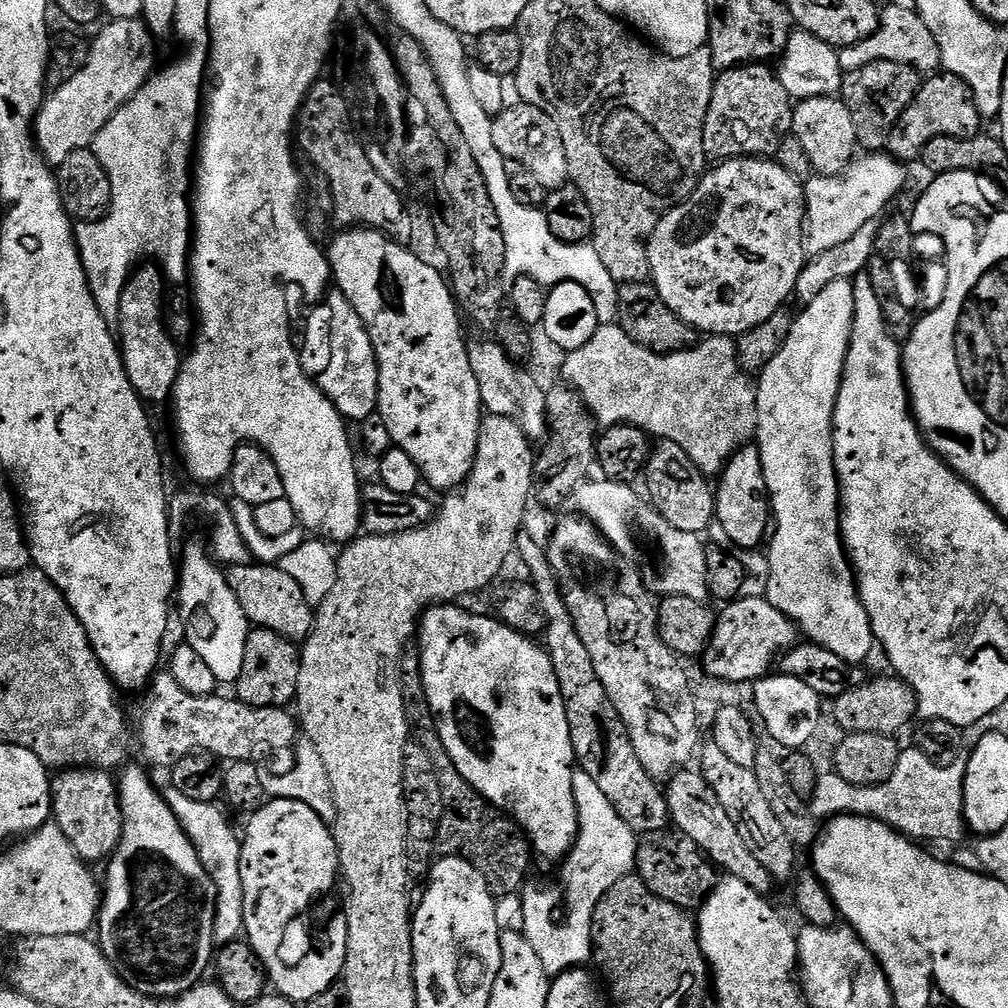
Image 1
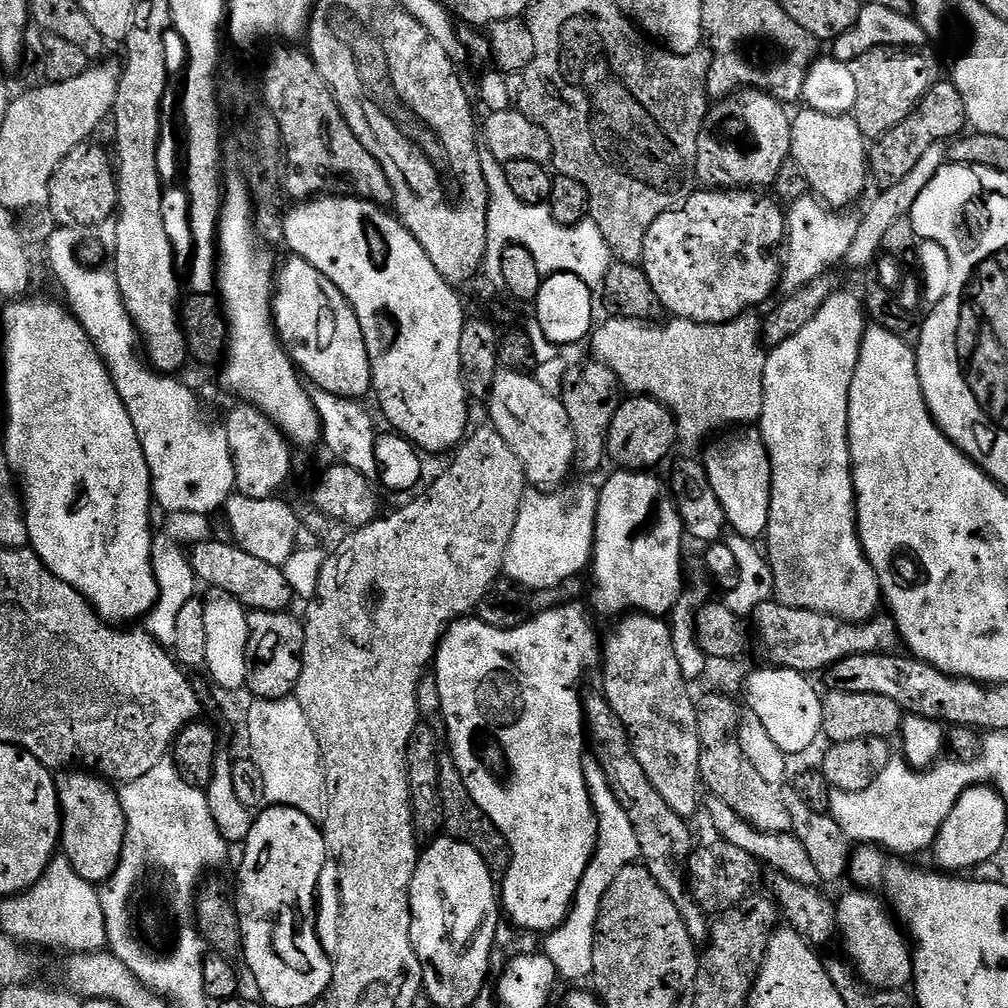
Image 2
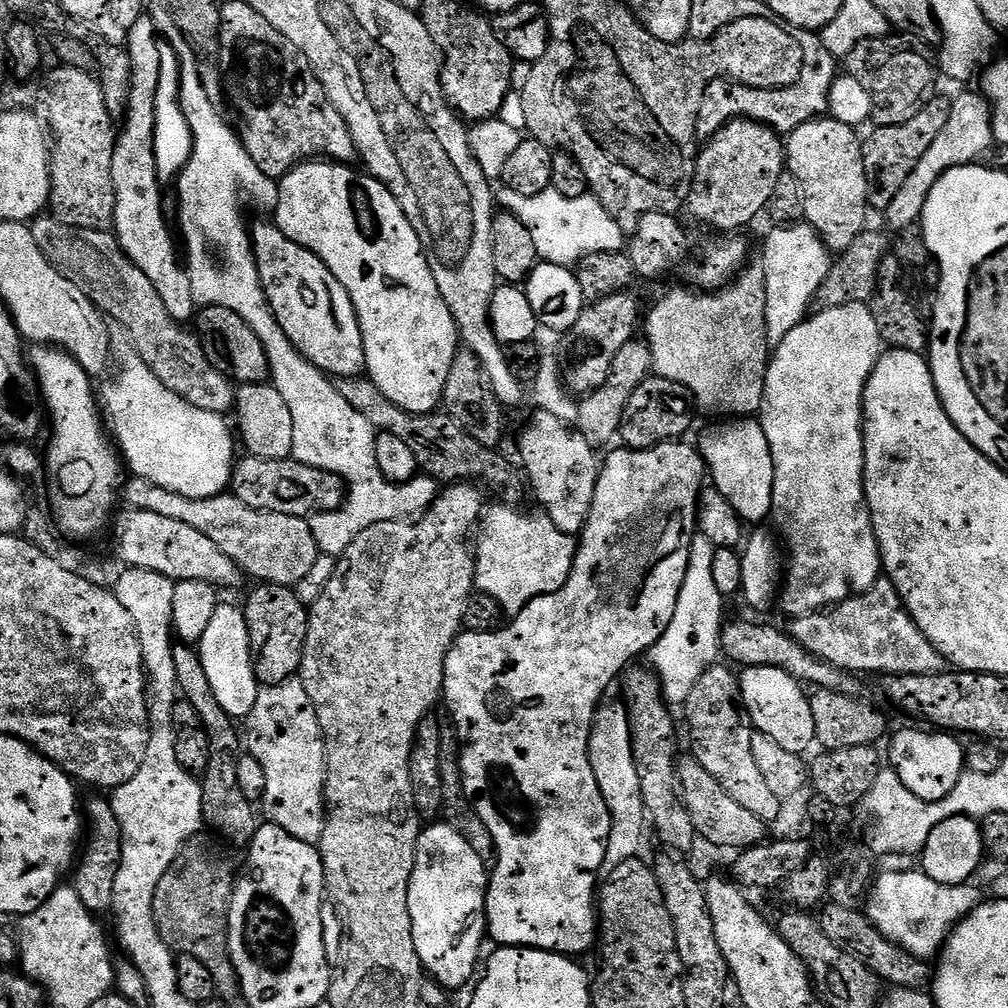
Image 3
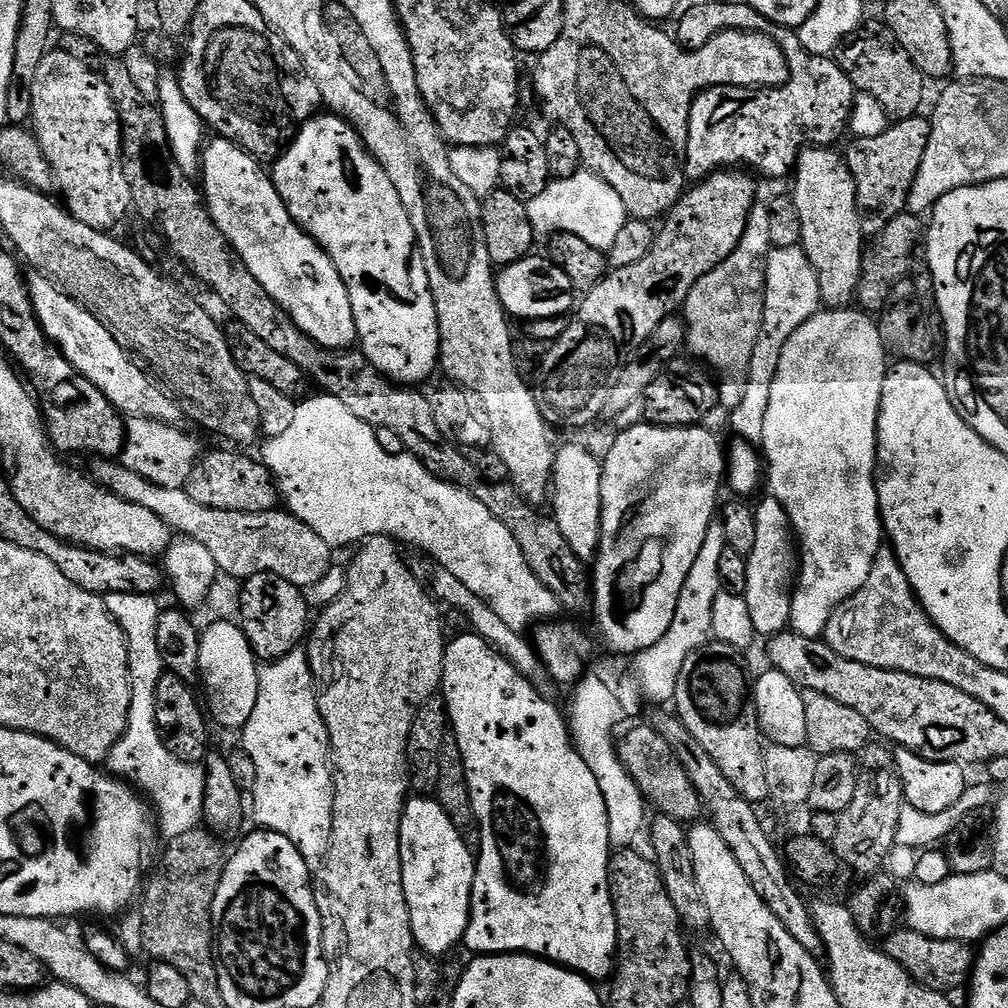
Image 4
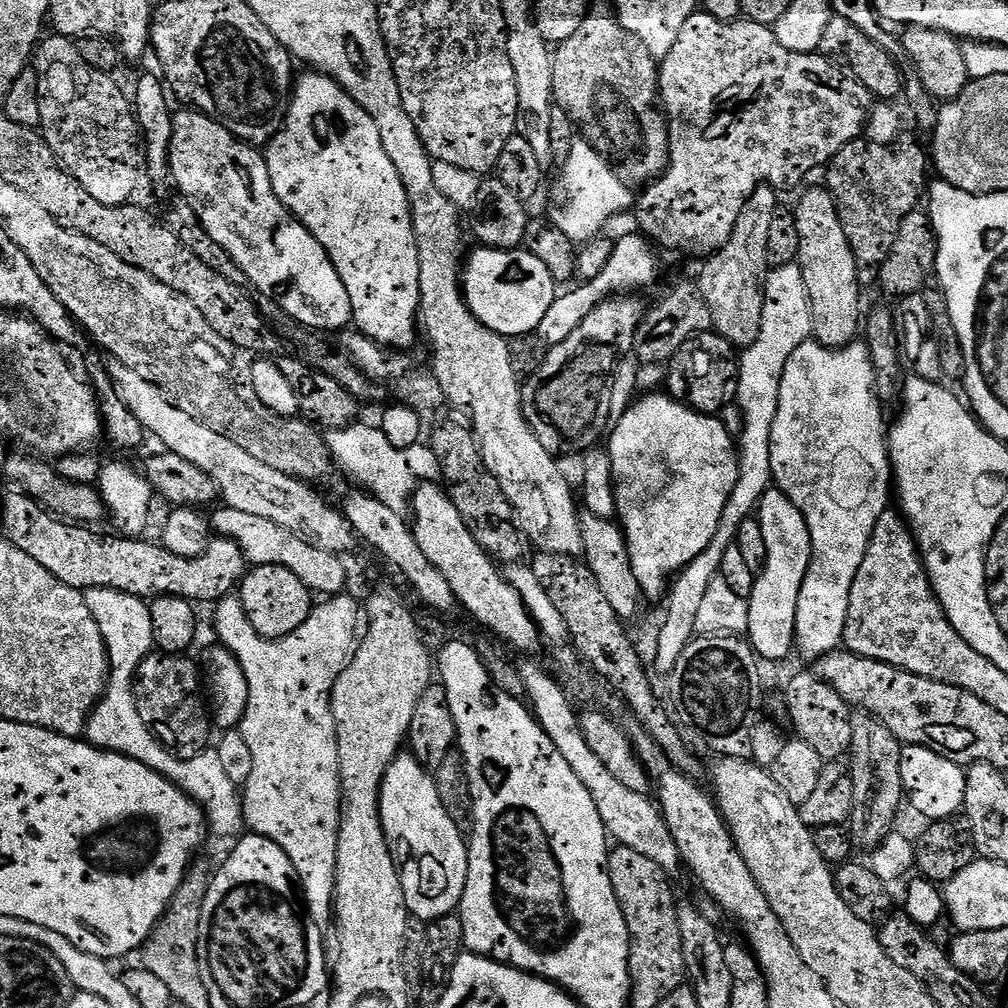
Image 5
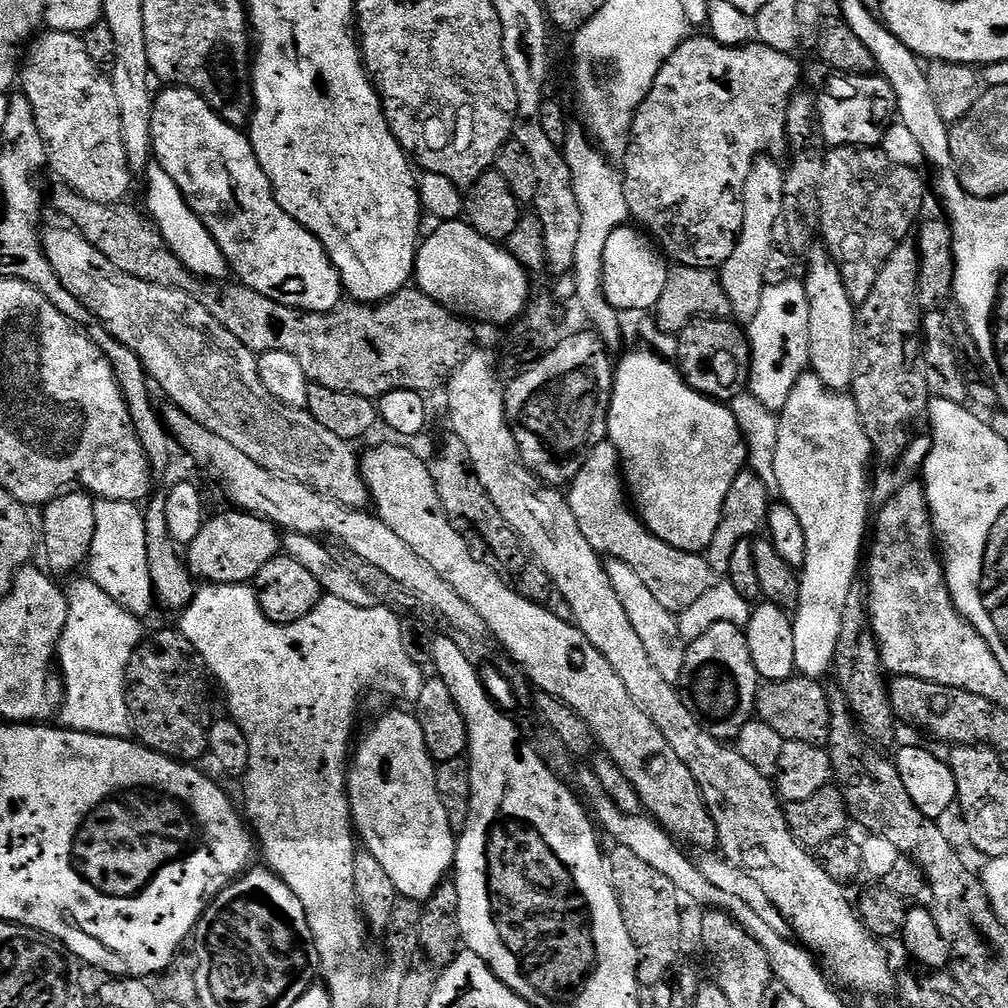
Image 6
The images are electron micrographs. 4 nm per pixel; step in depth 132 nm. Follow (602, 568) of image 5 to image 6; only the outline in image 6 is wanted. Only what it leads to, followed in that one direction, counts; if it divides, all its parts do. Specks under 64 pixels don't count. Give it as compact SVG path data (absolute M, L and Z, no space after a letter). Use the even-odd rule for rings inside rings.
M608 560L606 567L610 586L614 586L614 594L618 594L618 602L622 602L626 618L630 618L630 626L634 626L634 631L638 633L638 639L642 641L654 670L658 670L658 675L666 682L679 685L688 649L680 633L677 613L666 610L666 606L661 606L658 598L654 598L654 594L650 594L650 589L642 583L640 575L630 566L626 566L626 562Z

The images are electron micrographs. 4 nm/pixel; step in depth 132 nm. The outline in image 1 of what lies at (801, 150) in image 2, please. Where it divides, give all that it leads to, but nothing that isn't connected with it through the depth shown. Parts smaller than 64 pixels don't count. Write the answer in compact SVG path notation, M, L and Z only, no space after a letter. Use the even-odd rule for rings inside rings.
M839 95L806 98L792 109L791 135L802 142L810 157L810 166L817 176L838 176L853 163L858 152L854 118Z

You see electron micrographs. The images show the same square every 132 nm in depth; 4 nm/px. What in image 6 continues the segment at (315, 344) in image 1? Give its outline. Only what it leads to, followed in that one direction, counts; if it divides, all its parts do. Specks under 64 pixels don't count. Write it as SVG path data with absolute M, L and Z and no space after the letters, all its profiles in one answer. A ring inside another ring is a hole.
M168 86L163 90L165 92L161 96L159 93L152 101L152 155L155 163L160 164L162 170L166 170L166 174L170 174L170 178L174 178L174 183L178 185L178 190L182 190L190 210L194 210L194 214L198 214L198 218L206 226L206 230L210 230L214 242L218 242L222 254L228 260L229 269L240 275L237 276L239 283L245 284L247 288L258 290L258 294L266 294L266 298L270 298L274 302L282 302L282 306L301 308L303 312L329 312L334 310L342 302L342 285L336 267L332 265L332 259L325 254L318 238L314 238L314 234L310 234L294 218L290 218L290 214L286 214L286 210L282 210L282 206L278 206L270 182L266 178L262 166L258 166L258 158L254 154L252 143L248 141L247 135L233 124L227 124L194 90L179 86Z

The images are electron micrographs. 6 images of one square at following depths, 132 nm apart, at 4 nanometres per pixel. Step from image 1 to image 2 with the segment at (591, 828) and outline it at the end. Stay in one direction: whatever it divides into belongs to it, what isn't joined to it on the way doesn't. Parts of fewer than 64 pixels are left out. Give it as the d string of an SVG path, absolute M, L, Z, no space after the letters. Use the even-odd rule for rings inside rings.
M585 759L584 777L588 793L592 795L592 805L596 811L598 822L598 842L596 852L592 856L590 866L586 866L586 874L582 874L582 882L576 891L576 897L568 916L562 926L543 937L543 955L554 962L557 977L568 980L580 980L591 977L594 966L594 938L596 937L596 923L598 910L602 906L602 898L606 898L606 890L610 890L610 882L618 878L619 872L627 864L635 864L640 860L638 834L634 834L634 826L630 826L630 818L626 818L626 810L622 810L622 802L614 794L608 776L599 760Z

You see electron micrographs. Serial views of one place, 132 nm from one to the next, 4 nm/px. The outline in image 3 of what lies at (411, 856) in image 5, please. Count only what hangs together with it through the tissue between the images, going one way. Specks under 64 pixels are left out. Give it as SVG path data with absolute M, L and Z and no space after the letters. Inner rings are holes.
M432 822L421 831L408 887L414 950L418 950L420 967L425 973L449 990L462 987L472 975L477 975L476 963L480 960L480 947L486 941L488 926L489 879L490 872L486 862L478 858L478 854L474 854L474 846L470 846L470 842L466 842L466 838L462 838L462 834L458 834L458 830L454 830L451 824Z

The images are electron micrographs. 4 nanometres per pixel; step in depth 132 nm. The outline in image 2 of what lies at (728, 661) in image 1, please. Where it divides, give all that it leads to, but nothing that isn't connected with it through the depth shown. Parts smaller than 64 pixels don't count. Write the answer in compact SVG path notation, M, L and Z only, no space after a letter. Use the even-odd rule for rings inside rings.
M769 598L765 604L757 606L756 613L752 616L752 624L751 627L754 629L755 639L756 636L760 639L760 644L764 647L765 654L772 659L769 660L771 667L789 668L795 672L805 674L813 674L812 672L823 674L828 671L830 666L834 666L834 662L842 662L842 658L850 658L854 654L892 654L902 644L900 631L891 615L877 614L871 620L863 620L860 624L851 624L848 620L839 620L814 610L791 608L772 598Z

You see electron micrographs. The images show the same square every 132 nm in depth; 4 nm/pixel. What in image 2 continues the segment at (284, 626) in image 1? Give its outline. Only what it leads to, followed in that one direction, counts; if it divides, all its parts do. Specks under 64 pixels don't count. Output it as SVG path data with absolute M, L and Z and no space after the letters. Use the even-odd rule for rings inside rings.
M209 538L191 549L190 559L197 581L209 584L209 589L230 594L239 600L245 609L254 612L282 612L291 609L294 593L286 574L279 564L261 562L254 554L246 554L234 542L223 544L220 540Z

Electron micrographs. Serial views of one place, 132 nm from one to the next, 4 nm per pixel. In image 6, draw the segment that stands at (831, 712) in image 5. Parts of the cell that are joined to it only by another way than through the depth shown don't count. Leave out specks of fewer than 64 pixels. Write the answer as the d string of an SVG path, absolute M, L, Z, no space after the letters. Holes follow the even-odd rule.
M793 674L788 680L765 683L756 695L755 715L766 726L778 730L784 741L797 740L807 744L823 745L828 738L831 714L828 712L829 689L823 688L820 680Z

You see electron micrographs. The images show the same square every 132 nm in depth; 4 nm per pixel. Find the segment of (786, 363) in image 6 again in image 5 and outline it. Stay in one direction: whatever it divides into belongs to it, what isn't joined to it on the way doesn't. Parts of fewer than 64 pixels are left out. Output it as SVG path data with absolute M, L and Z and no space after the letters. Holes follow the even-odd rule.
M793 262L781 268L772 268L768 274L768 281L764 283L764 305L762 306L762 330L758 334L758 342L754 346L743 349L740 361L740 381L736 391L735 403L742 410L744 429L738 438L738 482L734 482L734 490L726 502L726 510L722 510L722 519L718 522L718 529L714 538L710 540L707 549L679 573L671 585L666 605L668 614L660 628L656 642L656 668L664 674L670 674L676 668L677 660L682 650L695 637L698 613L706 598L707 587L713 581L721 568L722 557L730 545L736 542L736 535L742 522L749 519L759 509L760 500L773 487L772 467L770 466L770 434L774 434L774 418L778 414L778 394L782 390L782 374L786 370L786 362L790 362L790 354L798 350L813 335L812 311L810 310L810 294L806 294L806 281L802 278L799 263Z

